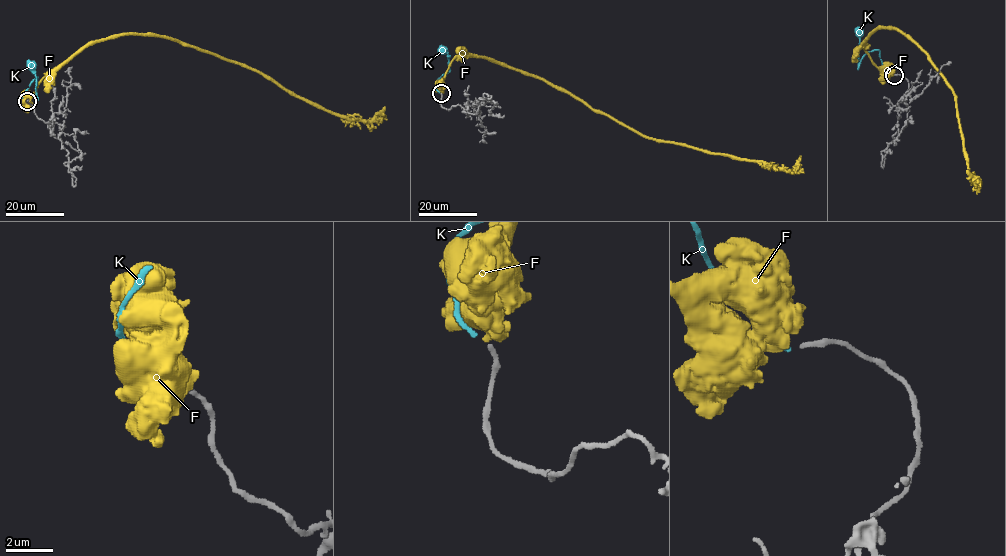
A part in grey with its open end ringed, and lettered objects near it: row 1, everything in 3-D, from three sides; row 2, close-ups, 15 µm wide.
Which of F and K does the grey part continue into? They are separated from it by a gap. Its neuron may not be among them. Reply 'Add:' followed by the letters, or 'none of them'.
Add: K

